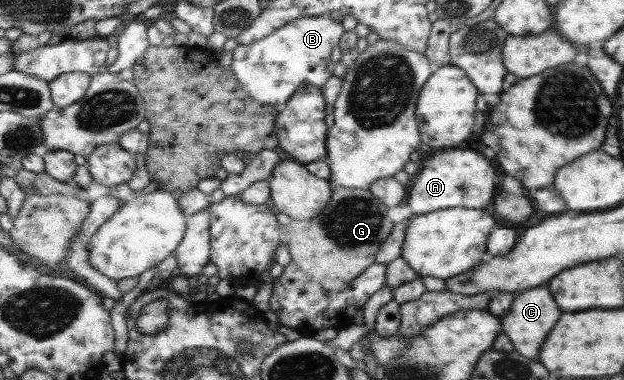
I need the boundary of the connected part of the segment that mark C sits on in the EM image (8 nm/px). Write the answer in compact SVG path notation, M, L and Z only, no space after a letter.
M531 287L522 292L515 292L511 308L500 317L500 332L503 333L513 345L514 351L525 358L537 358L537 350L551 330L553 322L559 318L559 308L555 306L551 294L545 288Z

